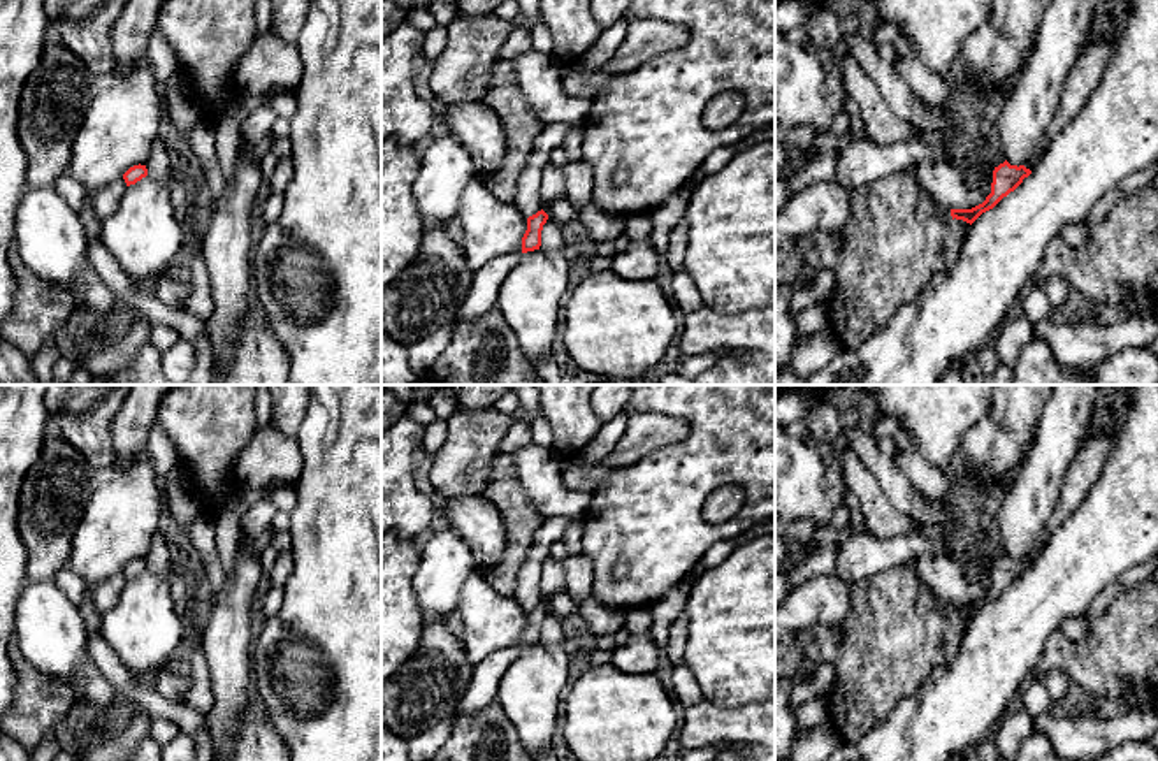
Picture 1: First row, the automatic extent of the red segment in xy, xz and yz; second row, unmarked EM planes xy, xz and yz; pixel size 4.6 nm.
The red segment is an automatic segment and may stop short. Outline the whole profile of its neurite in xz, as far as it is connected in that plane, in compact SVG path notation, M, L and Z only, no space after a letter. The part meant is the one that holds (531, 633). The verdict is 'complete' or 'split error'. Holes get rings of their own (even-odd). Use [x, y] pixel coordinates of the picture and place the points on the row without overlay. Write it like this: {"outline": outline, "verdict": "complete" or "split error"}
{"outline": "M543 603L527 612L527 624L522 631L522 647L539 643L541 624L546 613L548 613L548 608Z", "verdict": "complete"}

